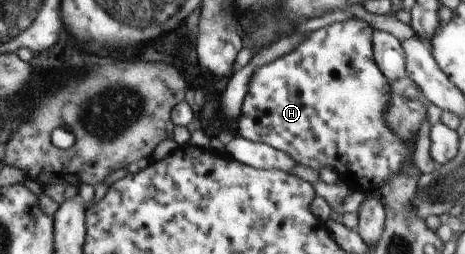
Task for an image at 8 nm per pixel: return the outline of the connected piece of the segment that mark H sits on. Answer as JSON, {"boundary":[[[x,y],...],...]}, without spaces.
{"boundary":[[[350,18],[346,22],[326,26],[316,31],[311,32],[307,36],[307,40],[299,45],[297,50],[293,50],[289,56],[283,56],[267,66],[261,66],[255,76],[251,79],[248,93],[245,95],[240,115],[238,116],[237,134],[243,138],[249,139],[256,143],[265,143],[281,152],[285,152],[292,156],[298,164],[309,166],[317,171],[323,167],[335,169],[338,178],[350,188],[351,192],[361,191],[365,194],[380,190],[380,186],[393,174],[397,174],[402,167],[402,164],[407,160],[413,160],[415,150],[415,141],[409,143],[402,141],[392,130],[389,130],[388,124],[385,122],[384,114],[386,113],[388,102],[390,99],[390,82],[381,72],[374,59],[372,47],[372,26],[365,21],[357,18]]]}

